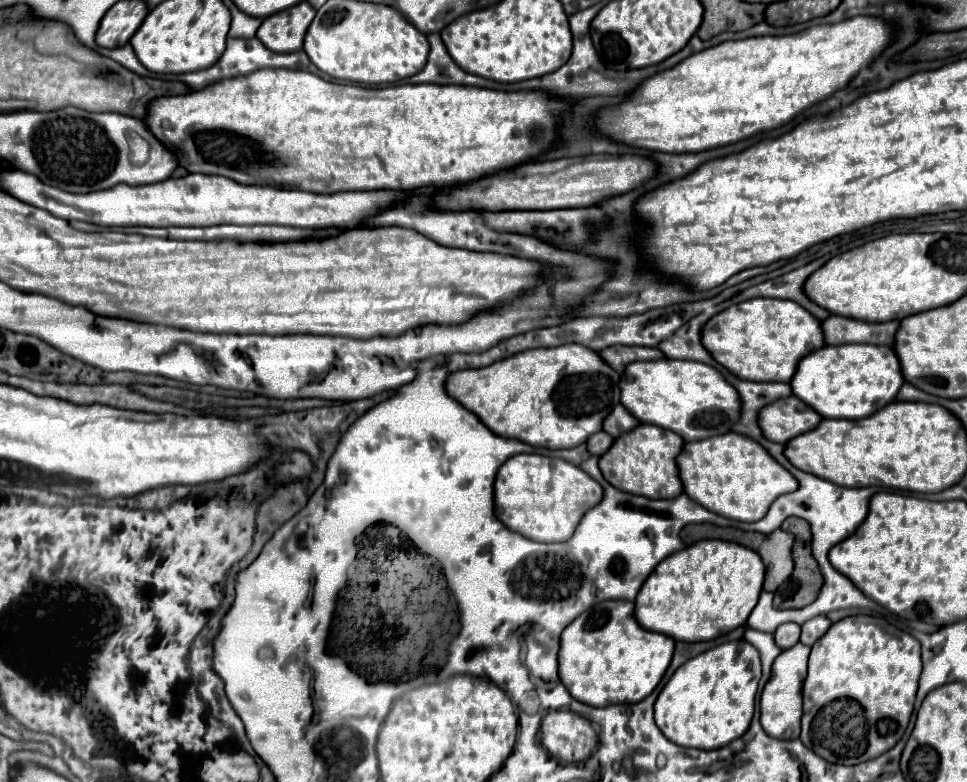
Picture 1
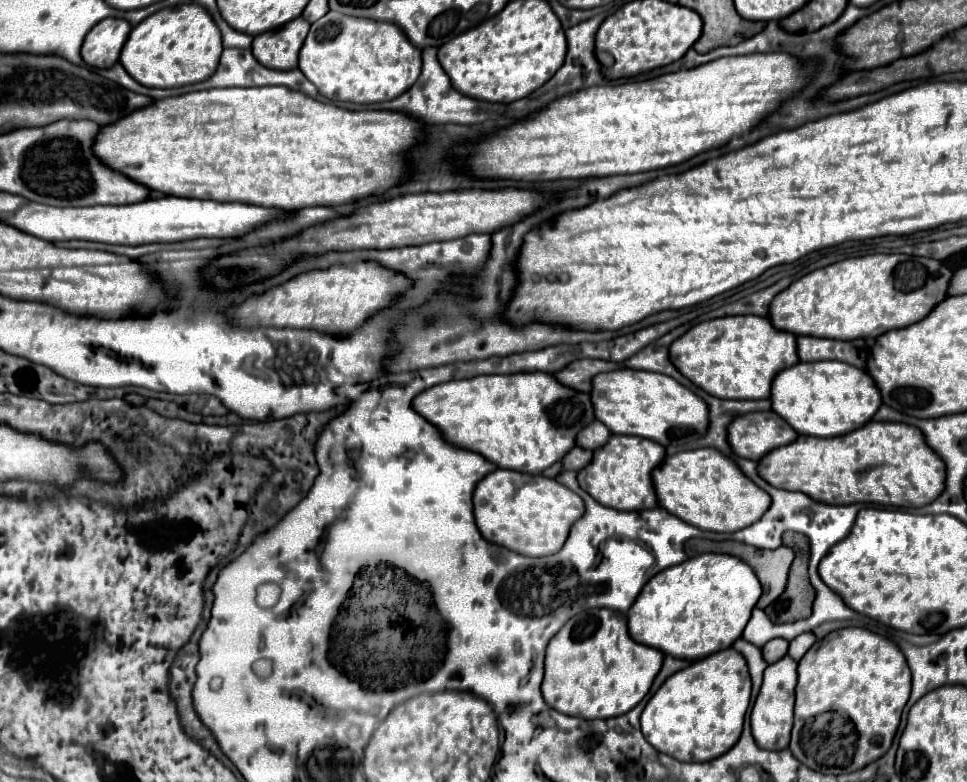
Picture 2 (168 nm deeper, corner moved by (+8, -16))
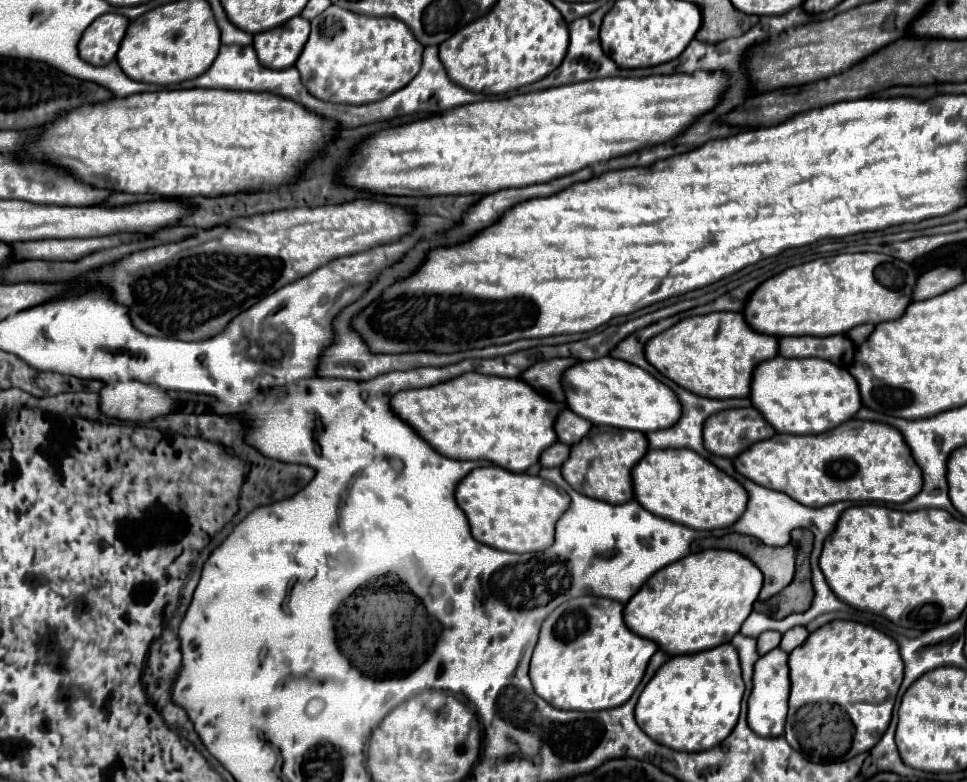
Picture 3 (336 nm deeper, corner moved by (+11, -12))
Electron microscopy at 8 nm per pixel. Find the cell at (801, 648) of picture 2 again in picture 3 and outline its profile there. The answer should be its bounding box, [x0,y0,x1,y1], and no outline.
[779,626,809,652]

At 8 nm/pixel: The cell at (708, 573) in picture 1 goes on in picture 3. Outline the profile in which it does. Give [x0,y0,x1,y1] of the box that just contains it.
[623,550,763,656]

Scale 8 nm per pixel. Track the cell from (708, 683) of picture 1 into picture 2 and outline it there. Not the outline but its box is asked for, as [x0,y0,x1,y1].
[640,648,750,762]

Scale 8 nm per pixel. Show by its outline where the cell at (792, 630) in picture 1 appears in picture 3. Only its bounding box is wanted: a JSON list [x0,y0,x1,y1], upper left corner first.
[757,630,781,656]

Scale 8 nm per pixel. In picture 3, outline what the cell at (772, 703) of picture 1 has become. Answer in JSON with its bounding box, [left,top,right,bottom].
[747,648,789,738]

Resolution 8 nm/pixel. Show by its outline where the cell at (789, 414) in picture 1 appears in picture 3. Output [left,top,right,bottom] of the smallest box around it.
[703,408,775,458]

